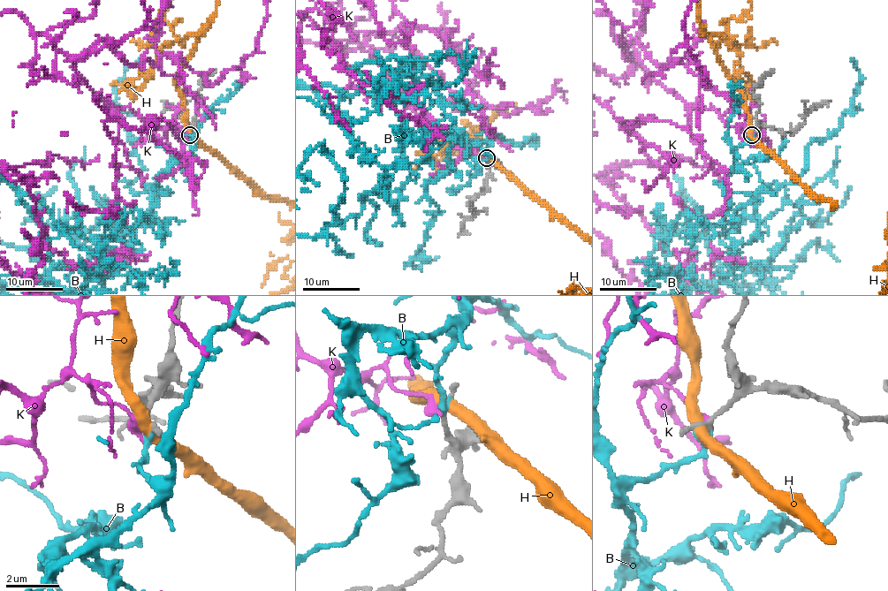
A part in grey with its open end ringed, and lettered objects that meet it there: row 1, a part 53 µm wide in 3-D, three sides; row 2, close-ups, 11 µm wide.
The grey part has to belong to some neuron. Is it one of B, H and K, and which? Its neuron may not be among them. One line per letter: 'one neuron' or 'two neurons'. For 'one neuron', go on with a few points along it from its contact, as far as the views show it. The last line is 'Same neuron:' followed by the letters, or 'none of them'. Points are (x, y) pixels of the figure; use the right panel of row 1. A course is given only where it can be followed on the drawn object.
B: one neuron
H: two neurons
K: two neurons
Same neuron: B

